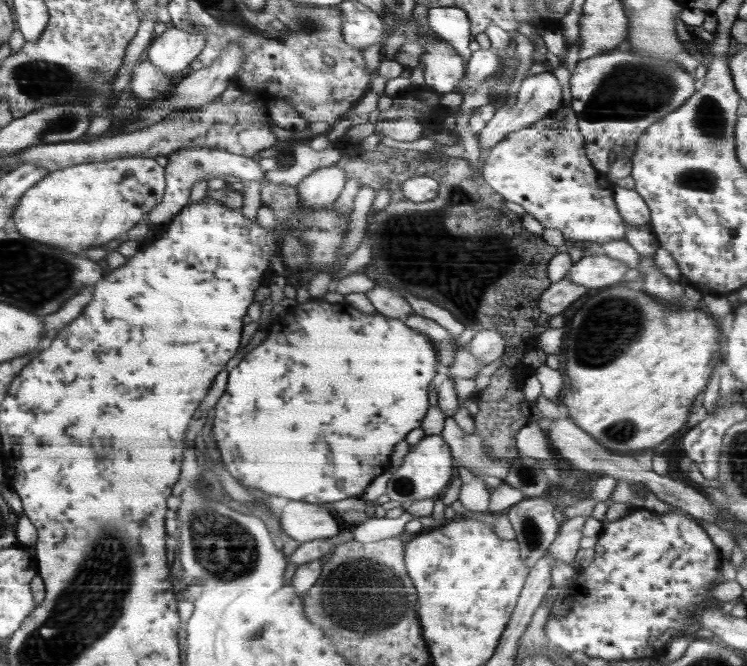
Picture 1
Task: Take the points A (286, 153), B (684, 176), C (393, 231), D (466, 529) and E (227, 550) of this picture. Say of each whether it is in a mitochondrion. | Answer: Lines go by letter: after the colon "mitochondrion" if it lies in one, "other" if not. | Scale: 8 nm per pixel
A: other
B: mitochondrion
C: mitochondrion
D: other
E: mitochondrion

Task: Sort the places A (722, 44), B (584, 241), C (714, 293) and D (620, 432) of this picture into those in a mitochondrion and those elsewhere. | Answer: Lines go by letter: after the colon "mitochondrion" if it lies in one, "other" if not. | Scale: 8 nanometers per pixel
A: other
B: other
C: other
D: mitochondrion

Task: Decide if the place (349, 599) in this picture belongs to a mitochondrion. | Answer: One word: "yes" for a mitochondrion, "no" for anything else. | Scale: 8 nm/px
yes

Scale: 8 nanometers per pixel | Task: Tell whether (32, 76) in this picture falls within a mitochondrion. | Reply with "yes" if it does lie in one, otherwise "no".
yes

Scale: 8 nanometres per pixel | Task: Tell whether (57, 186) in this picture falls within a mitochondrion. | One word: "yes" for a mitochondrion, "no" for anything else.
no

